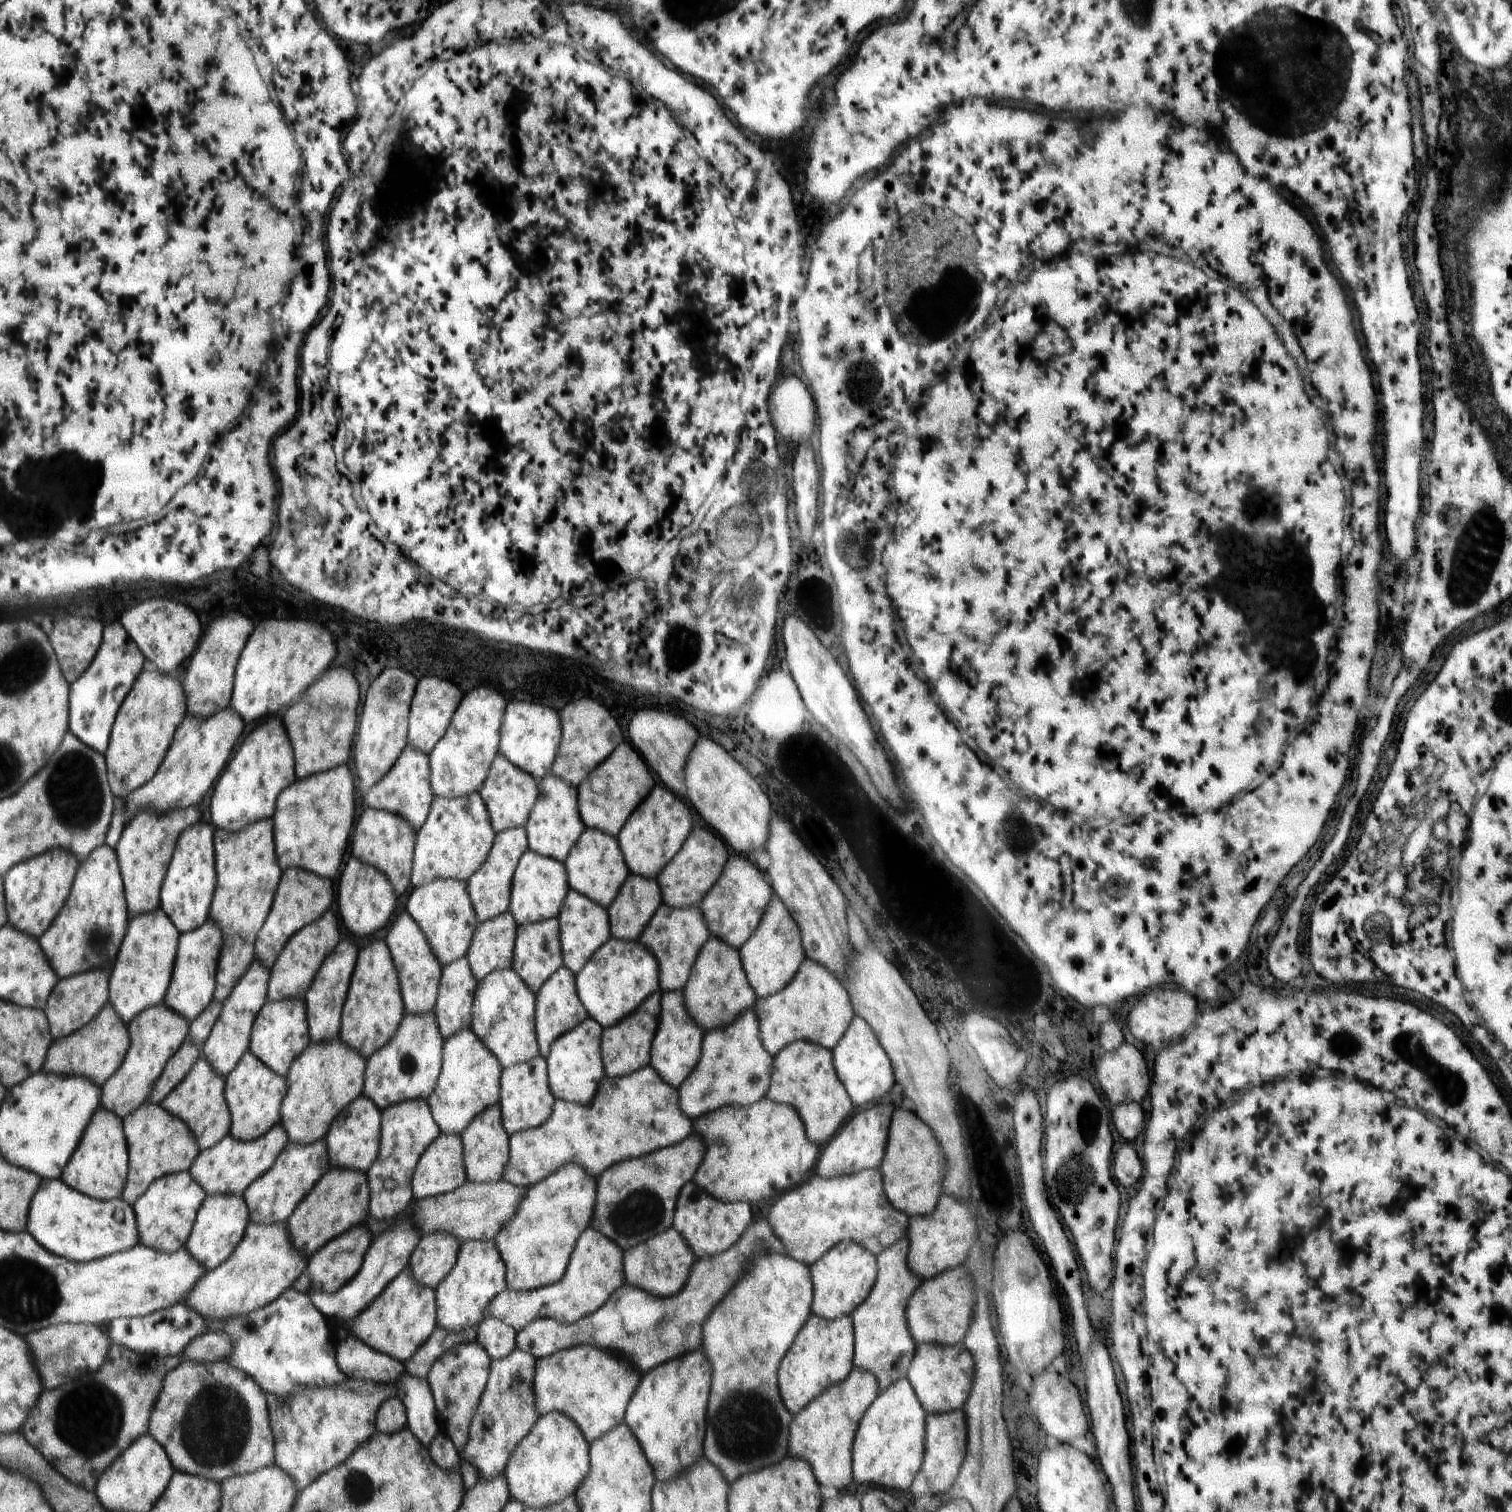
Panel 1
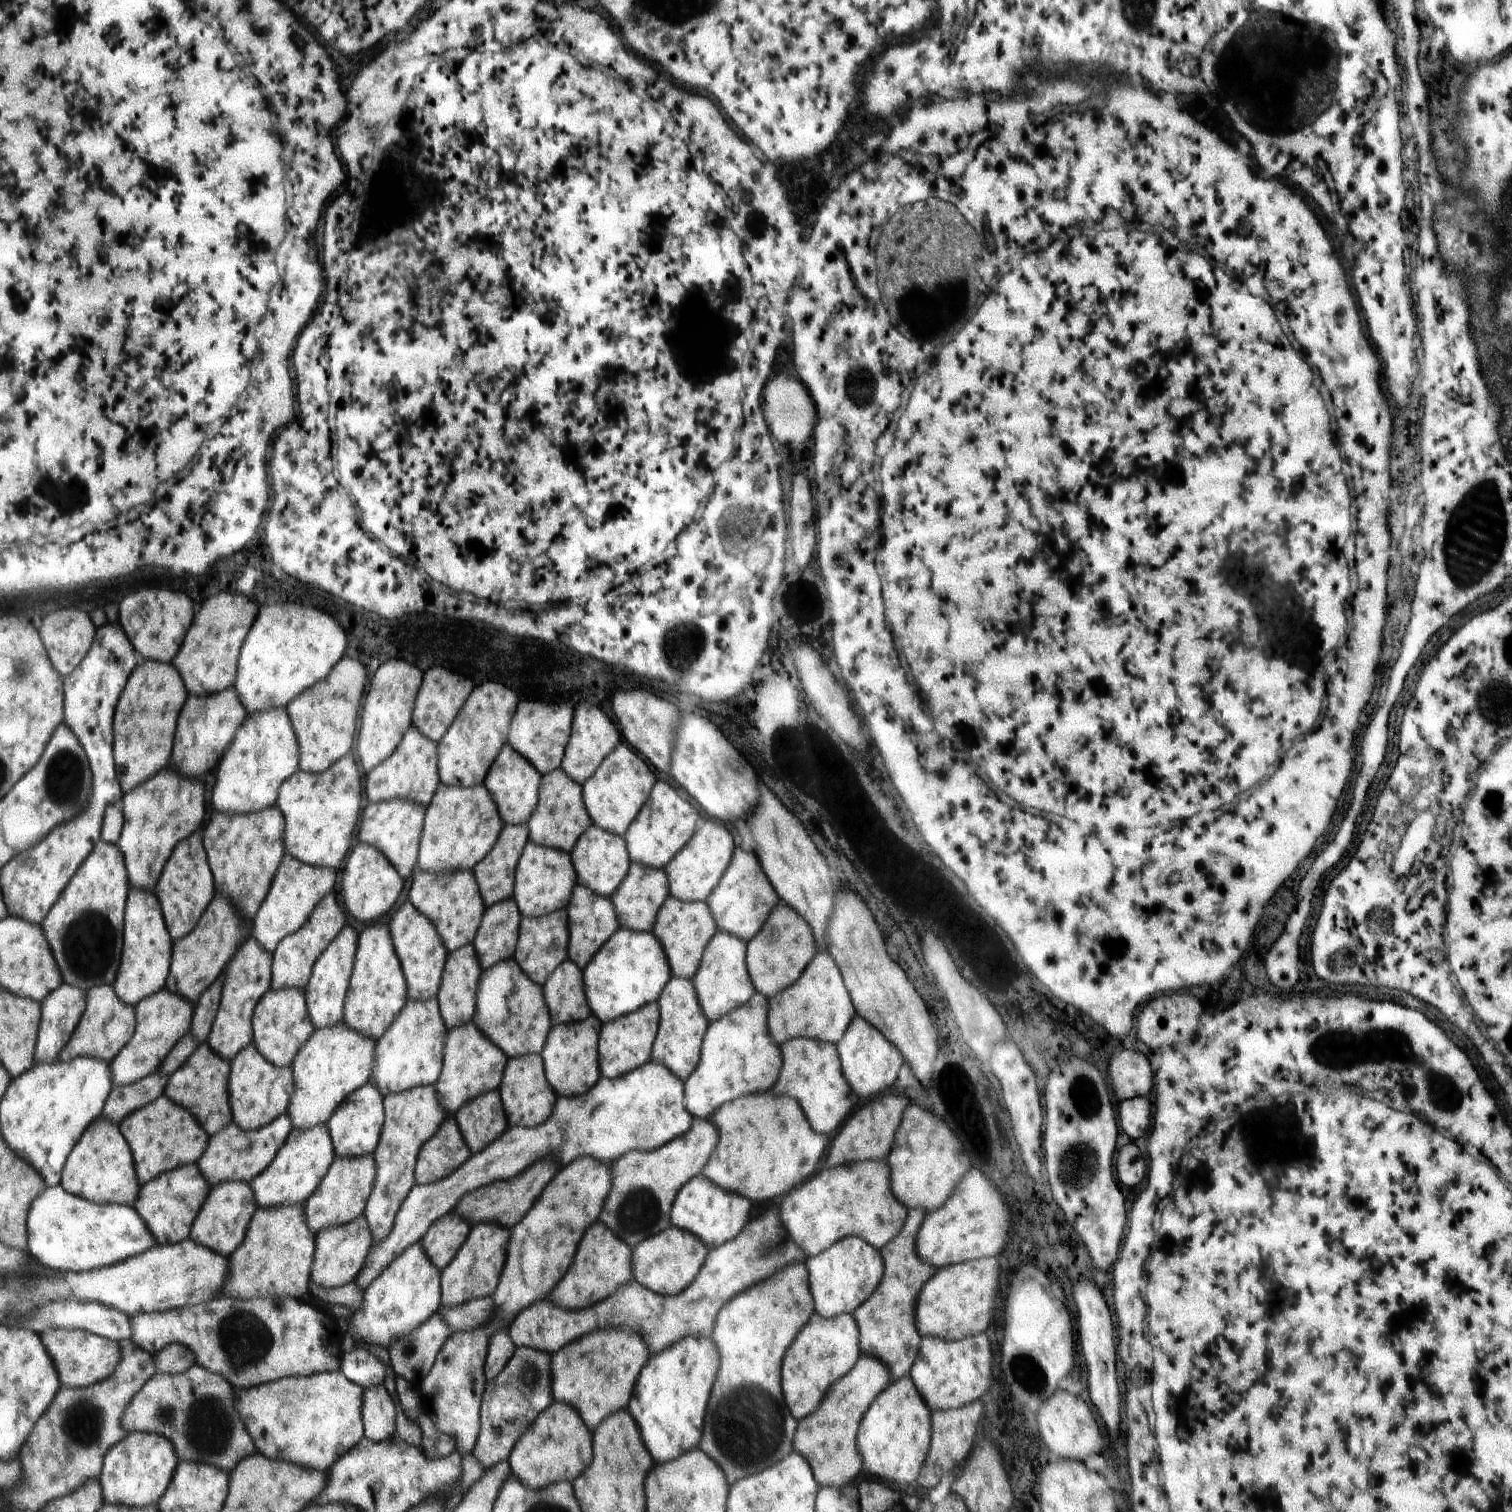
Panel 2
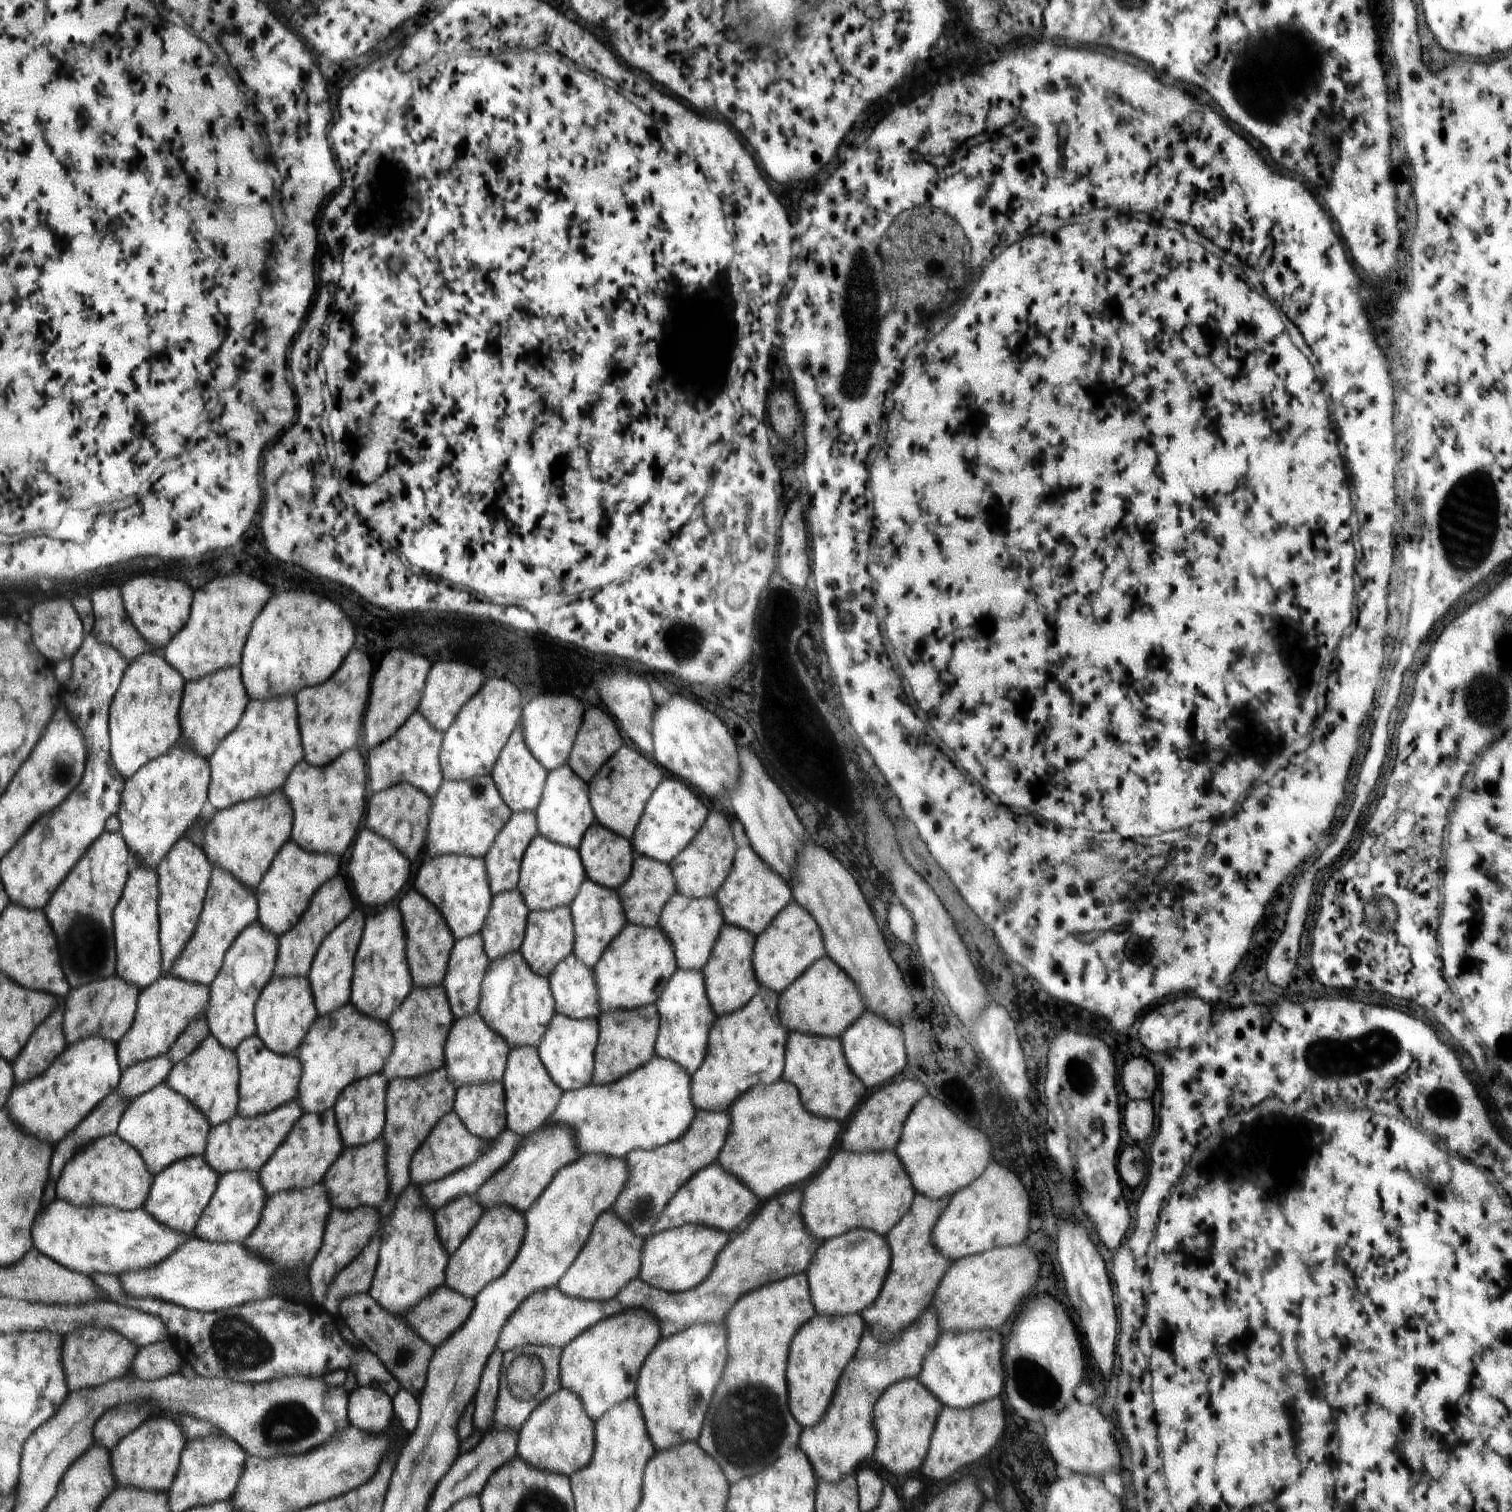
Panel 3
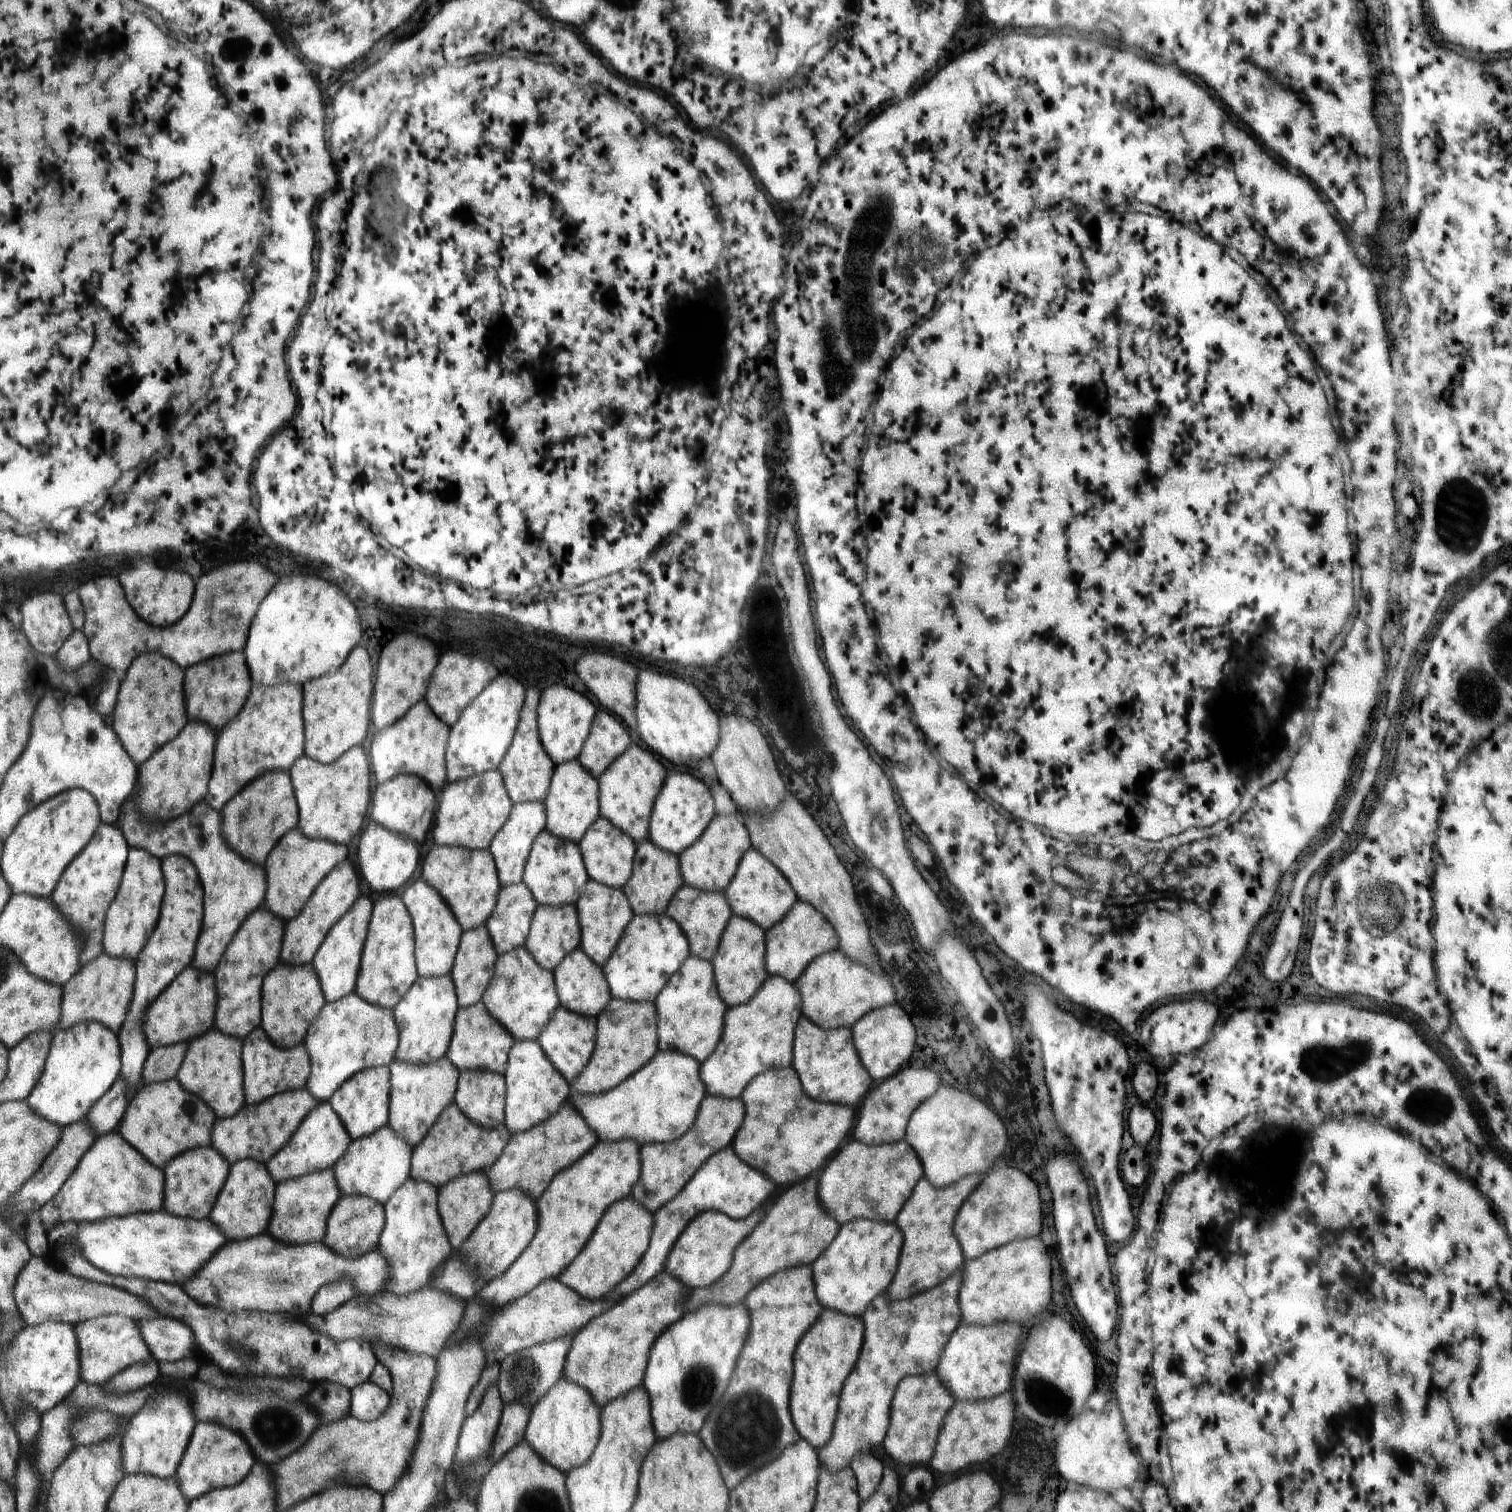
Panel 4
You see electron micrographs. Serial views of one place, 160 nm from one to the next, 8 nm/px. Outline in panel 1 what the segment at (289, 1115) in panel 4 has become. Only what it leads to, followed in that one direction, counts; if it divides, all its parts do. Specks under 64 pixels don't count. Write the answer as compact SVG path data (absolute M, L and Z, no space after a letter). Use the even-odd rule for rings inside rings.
M281 1124L274 1126L266 1136L253 1141L239 1141L228 1134L208 1151L201 1151L189 1171L208 1197L214 1195L242 1197L248 1185L274 1164L276 1157L288 1143L289 1135Z

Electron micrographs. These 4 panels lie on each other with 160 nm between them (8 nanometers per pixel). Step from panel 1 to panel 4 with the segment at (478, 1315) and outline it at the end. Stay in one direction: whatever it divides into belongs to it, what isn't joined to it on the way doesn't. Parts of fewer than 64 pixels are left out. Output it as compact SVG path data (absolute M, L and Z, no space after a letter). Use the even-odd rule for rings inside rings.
M522 1191L496 1193L492 1210L482 1219L480 1226L464 1242L459 1254L472 1268L478 1268L484 1280L496 1279L505 1274L525 1252L537 1232L537 1207Z

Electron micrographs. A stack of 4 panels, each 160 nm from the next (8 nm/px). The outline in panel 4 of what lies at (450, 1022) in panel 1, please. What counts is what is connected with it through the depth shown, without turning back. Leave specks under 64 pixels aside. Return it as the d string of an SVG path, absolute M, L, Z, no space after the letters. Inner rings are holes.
M486 925L464 931L462 942L457 950L456 962L454 962L451 972L460 1009L472 1007L473 1004L482 1002L484 994L493 980L498 958L500 956L497 954L496 945L493 943L493 939L489 935L489 929L486 928Z

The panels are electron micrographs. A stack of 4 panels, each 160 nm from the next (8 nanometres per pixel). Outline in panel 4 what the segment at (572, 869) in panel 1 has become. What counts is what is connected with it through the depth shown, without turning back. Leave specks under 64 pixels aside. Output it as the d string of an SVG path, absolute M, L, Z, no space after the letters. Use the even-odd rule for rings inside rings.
M600 816L590 826L590 832L586 831L586 840L581 840L578 845L585 859L585 868L588 870L590 879L615 889L624 889L625 884L632 878L632 864L637 852L631 836Z

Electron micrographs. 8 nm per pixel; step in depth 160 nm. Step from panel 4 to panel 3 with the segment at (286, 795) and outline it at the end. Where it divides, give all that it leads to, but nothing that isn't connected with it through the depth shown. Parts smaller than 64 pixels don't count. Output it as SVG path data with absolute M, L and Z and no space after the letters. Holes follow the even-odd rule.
M280 789L272 795L238 803L234 807L226 808L226 810L211 811L211 817L208 818L207 824L203 830L203 849L211 864L231 873L248 889L256 891L276 853L286 844L288 839L292 838L293 807L285 792Z

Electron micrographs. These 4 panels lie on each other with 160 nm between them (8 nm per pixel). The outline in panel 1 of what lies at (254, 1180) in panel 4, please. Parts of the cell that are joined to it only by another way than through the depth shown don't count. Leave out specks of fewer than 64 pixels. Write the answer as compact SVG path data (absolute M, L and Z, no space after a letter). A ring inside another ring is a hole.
M238 1195L206 1196L197 1212L196 1226L184 1248L204 1265L206 1272L221 1266L240 1246L250 1223L249 1207L244 1197Z

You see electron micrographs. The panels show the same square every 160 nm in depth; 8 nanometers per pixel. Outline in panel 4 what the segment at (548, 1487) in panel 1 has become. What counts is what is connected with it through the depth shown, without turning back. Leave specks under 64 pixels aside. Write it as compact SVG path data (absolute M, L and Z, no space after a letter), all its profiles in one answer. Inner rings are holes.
M561 1378L531 1408L531 1415L525 1430L525 1441L532 1446L554 1468L563 1473L588 1462L600 1436L600 1409L594 1406L591 1396L573 1381Z

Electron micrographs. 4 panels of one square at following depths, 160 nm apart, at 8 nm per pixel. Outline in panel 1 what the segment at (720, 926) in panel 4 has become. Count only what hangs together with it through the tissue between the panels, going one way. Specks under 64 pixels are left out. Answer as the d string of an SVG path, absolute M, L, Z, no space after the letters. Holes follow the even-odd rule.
M664 902L657 908L656 914L649 920L644 934L638 942L645 945L657 960L660 969L660 992L682 991L692 974L701 948L709 940L711 932L700 907L676 908Z

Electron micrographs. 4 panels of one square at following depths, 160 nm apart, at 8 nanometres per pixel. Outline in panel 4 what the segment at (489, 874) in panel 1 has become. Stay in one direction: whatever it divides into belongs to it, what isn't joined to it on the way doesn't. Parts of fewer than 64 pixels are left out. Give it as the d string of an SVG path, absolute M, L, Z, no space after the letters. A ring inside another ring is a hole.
M526 801L513 805L512 814L505 826L497 832L493 839L490 852L496 858L497 871L500 873L501 886L518 884L524 879L525 864L532 850L533 840L548 826L545 815L545 804Z

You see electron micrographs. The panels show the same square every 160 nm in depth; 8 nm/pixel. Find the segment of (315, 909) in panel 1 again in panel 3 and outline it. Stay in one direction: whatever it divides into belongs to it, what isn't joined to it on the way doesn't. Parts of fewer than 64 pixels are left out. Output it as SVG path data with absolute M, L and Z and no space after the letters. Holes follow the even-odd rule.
M292 838L290 844L281 849L282 856L278 856L278 860L273 860L274 868L269 868L270 876L266 876L266 880L261 880L255 891L258 907L257 922L277 937L285 935L300 922L316 892L340 870L341 859L330 853L306 852Z

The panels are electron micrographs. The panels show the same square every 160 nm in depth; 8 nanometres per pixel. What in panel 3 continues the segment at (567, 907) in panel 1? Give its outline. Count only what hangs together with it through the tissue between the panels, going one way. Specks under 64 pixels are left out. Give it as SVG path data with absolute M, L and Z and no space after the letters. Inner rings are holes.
M586 878L577 892L576 898L569 906L573 913L573 924L576 926L576 943L573 954L588 969L592 969L598 962L606 947L613 938L626 926L628 922L617 889L609 889Z

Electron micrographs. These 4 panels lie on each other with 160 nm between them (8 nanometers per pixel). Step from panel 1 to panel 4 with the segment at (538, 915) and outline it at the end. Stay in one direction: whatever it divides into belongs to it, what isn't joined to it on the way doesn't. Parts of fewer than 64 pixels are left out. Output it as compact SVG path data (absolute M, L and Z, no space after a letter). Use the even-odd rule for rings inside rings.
M542 831L533 840L528 862L525 864L524 884L529 885L538 905L562 906L576 905L583 894L585 884L589 882L589 873L585 868L585 859L579 845L555 837L553 833Z

